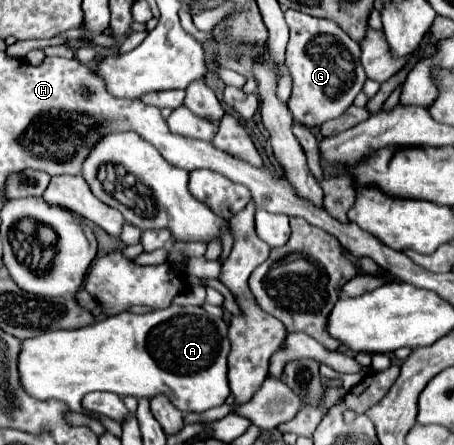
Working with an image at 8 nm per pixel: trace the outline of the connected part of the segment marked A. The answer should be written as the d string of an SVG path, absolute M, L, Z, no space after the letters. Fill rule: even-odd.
M174 304L166 310L154 310L148 314L122 312L78 330L56 330L46 332L38 338L24 340L18 358L18 370L22 374L22 386L26 386L26 392L30 392L30 396L38 400L62 400L71 411L84 415L86 413L80 408L82 396L94 390L134 398L154 398L162 394L182 412L206 412L210 408L222 406L230 396L226 378L228 354L228 324L222 318L208 314L202 306Z

